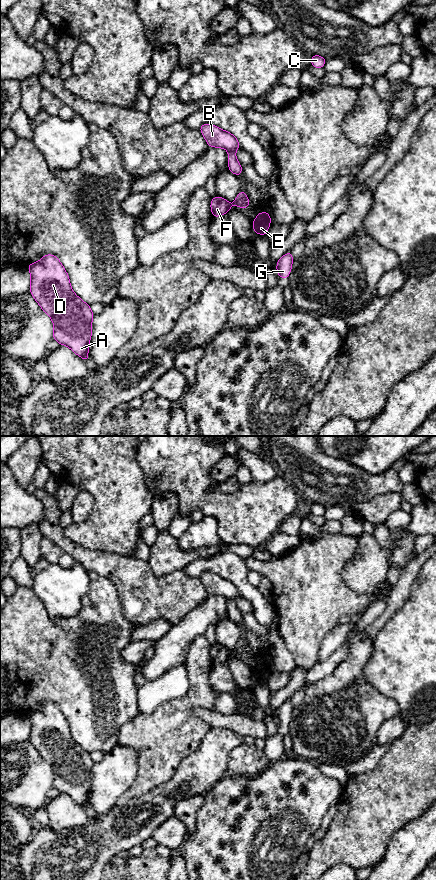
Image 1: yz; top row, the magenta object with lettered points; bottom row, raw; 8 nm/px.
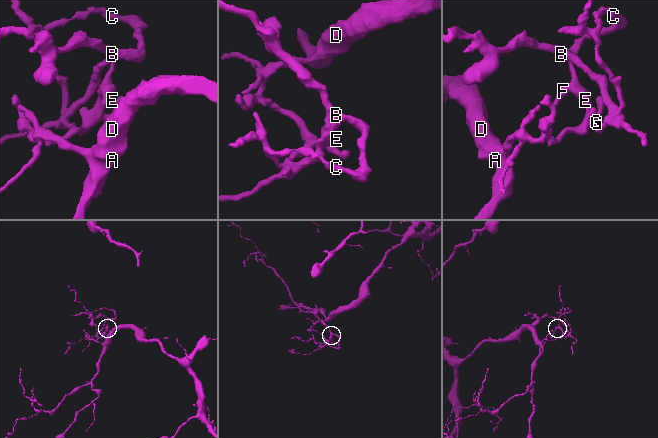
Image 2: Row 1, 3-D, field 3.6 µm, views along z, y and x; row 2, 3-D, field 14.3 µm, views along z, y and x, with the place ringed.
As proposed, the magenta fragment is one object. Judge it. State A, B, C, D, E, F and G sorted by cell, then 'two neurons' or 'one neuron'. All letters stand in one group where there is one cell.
A D E F G / B C | two neurons

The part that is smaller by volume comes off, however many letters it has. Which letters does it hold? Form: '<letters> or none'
B, C

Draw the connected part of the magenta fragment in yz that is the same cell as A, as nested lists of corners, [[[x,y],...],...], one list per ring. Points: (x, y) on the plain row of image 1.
[[[44,703],[40,709],[29,712],[27,716],[31,723],[30,741],[53,770],[53,787],[60,793],[68,794],[87,810],[94,765],[90,753],[73,740],[68,721],[55,703]]]

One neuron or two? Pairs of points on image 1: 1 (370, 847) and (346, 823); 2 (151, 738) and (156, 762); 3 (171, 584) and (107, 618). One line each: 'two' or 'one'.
1: one
2: one
3: two

